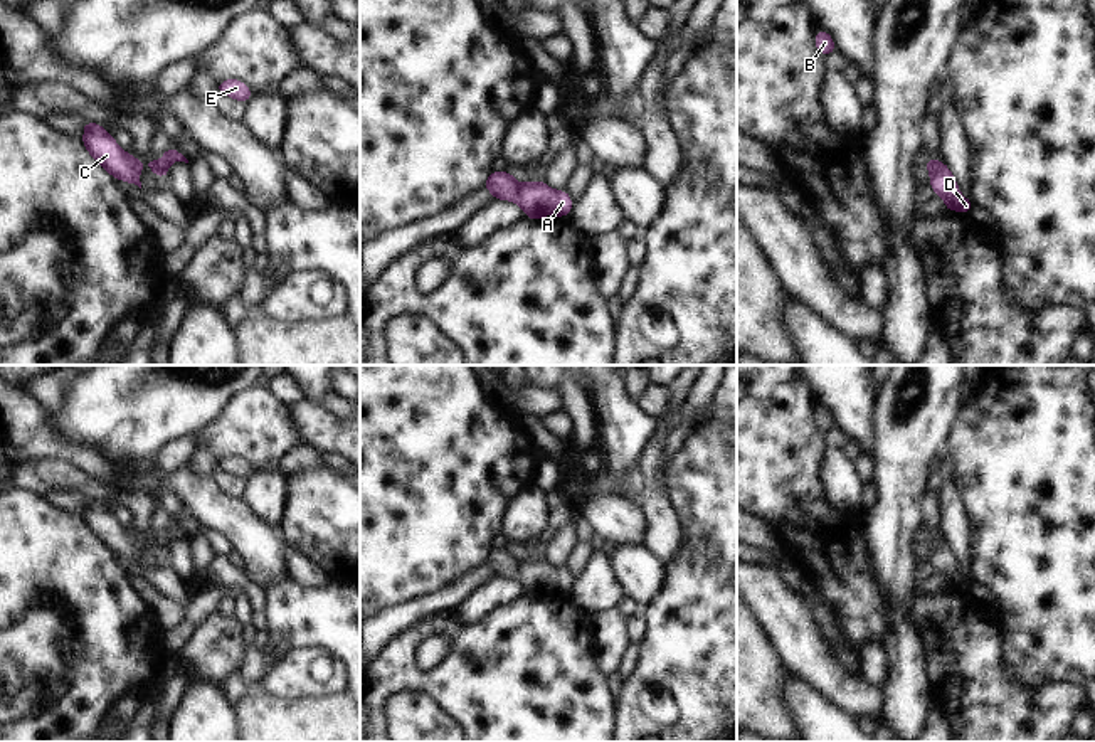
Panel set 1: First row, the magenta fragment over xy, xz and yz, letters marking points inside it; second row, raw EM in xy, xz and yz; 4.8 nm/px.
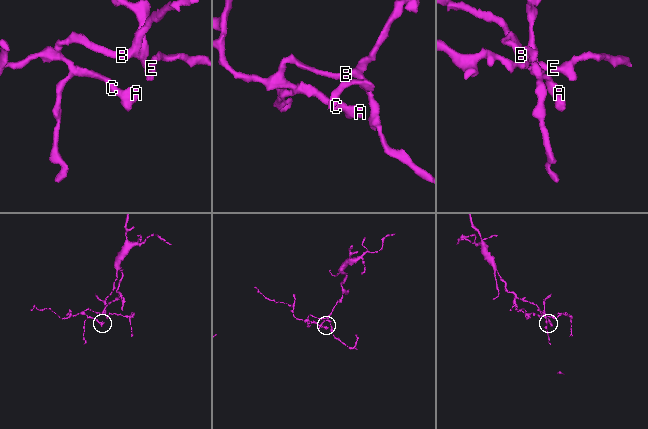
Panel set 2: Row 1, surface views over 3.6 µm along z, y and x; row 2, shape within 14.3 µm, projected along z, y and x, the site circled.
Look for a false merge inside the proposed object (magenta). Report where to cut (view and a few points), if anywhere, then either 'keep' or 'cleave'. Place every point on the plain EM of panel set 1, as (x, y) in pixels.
cut none; keep

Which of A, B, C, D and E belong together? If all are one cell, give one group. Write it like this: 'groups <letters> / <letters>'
groups A B C D E

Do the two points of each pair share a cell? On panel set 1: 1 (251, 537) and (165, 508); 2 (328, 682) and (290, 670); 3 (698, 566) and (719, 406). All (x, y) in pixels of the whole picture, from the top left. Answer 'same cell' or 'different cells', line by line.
1: different cells
2: same cell
3: different cells

